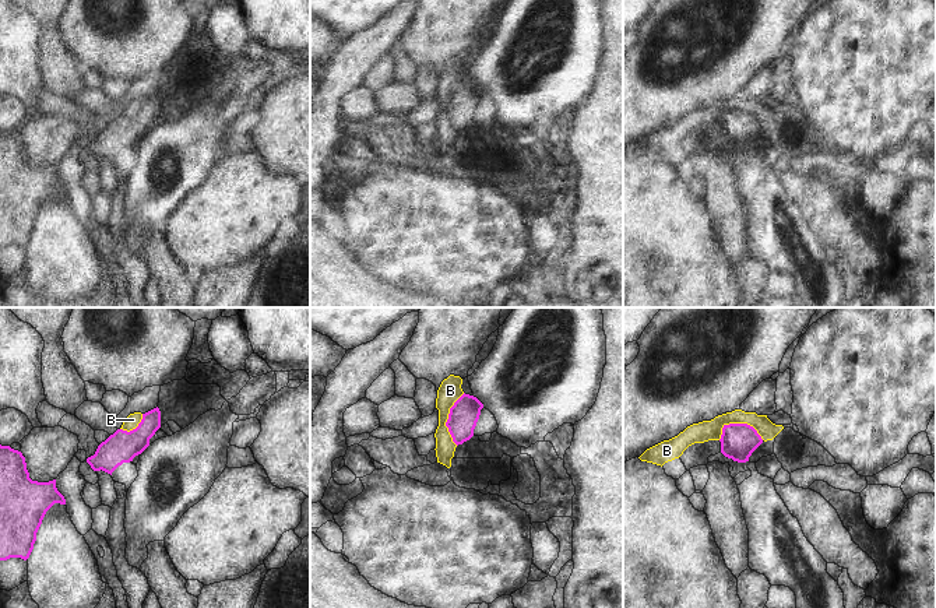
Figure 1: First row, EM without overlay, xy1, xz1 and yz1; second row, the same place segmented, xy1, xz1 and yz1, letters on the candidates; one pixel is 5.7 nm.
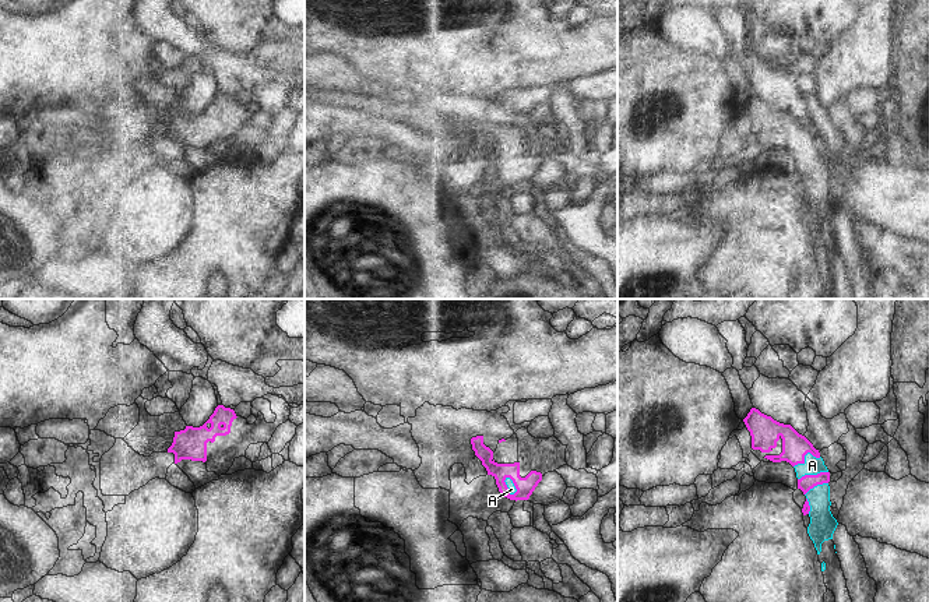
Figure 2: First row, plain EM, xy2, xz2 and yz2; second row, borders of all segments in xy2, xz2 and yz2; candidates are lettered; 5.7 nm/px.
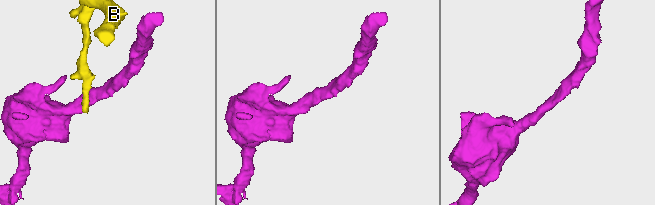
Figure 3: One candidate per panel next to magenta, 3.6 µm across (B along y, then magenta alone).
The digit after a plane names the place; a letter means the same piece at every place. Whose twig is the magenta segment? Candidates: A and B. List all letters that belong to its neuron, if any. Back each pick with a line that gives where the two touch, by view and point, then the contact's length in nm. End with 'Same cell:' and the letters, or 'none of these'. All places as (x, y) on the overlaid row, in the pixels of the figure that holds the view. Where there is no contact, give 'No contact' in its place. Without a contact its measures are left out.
A: Touches magenta at xz2 (506, 486). Shared border 120 nm
Same cell: A.

